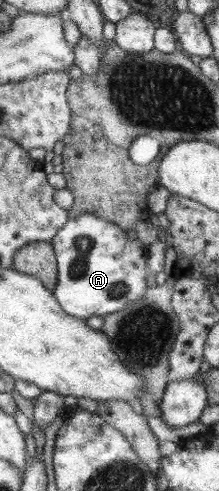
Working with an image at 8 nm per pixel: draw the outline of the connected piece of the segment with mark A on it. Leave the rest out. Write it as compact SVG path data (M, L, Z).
M84 213L69 218L51 240L57 262L57 283L51 289L62 311L76 319L105 316L139 298L145 290L144 249L126 239L122 228L100 216Z

